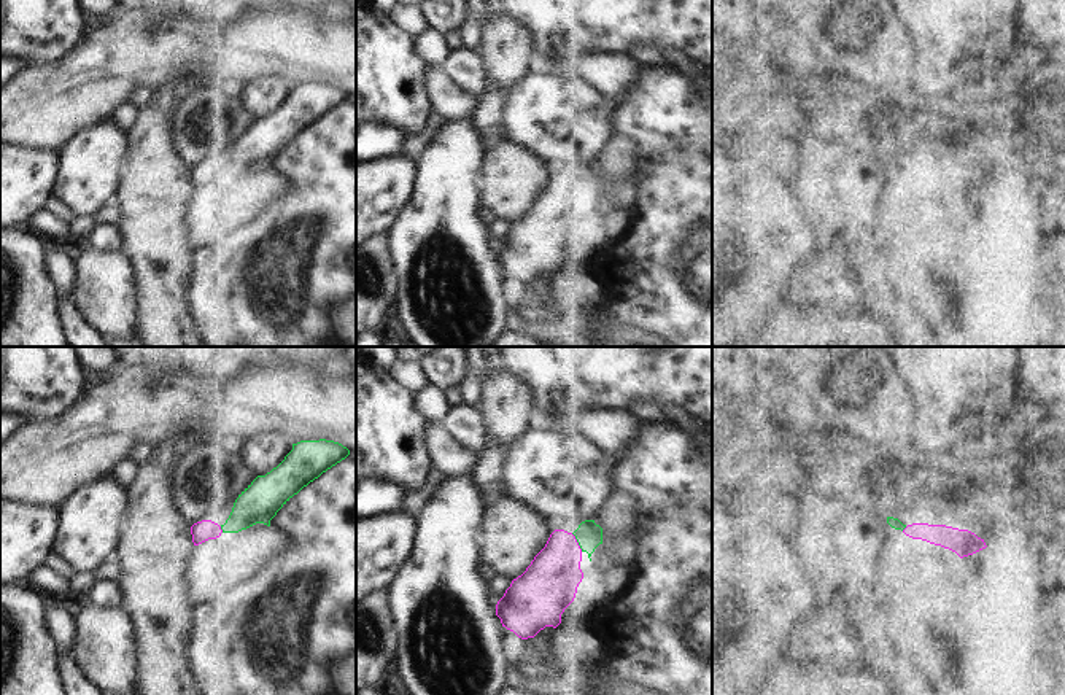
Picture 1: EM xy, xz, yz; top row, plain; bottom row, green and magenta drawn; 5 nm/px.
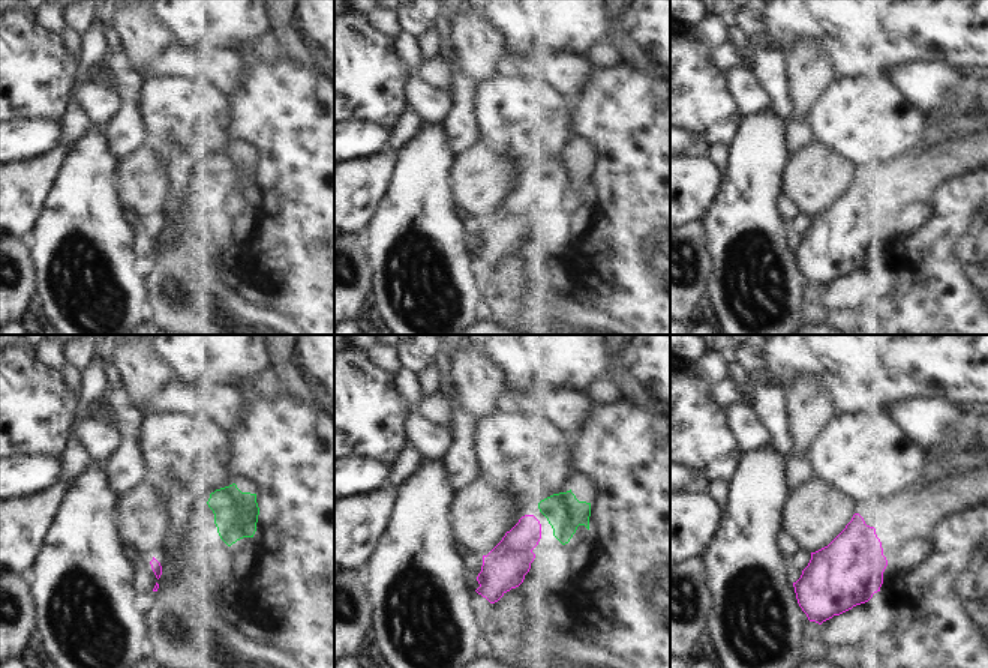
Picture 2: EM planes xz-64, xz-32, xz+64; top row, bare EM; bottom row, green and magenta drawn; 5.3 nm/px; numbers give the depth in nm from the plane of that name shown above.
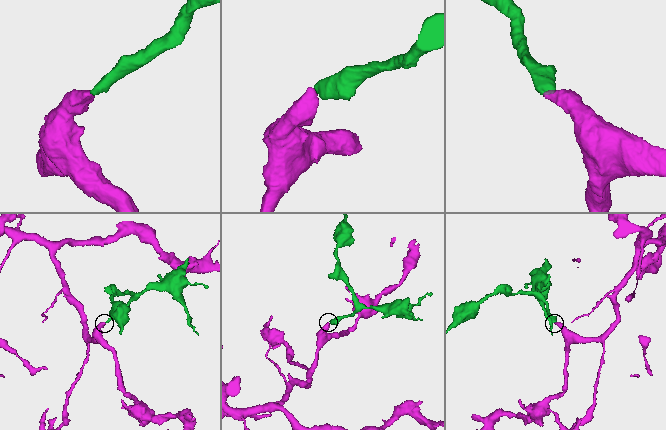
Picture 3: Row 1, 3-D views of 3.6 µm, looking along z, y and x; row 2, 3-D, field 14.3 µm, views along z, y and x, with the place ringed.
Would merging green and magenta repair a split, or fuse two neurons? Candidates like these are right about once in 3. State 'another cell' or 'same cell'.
same cell

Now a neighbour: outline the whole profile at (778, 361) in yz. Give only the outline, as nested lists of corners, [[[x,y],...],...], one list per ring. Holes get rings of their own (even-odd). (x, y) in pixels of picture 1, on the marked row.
[[[750,347],[769,377],[785,377],[809,364],[819,364],[833,347]]]

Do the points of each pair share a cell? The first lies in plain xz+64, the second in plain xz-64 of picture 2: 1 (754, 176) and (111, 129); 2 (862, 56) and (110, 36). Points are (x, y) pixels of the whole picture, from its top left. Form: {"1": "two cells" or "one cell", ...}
{"1": "two cells", "2": "two cells"}

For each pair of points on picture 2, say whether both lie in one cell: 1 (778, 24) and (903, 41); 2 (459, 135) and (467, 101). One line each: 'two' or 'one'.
1: one
2: one

